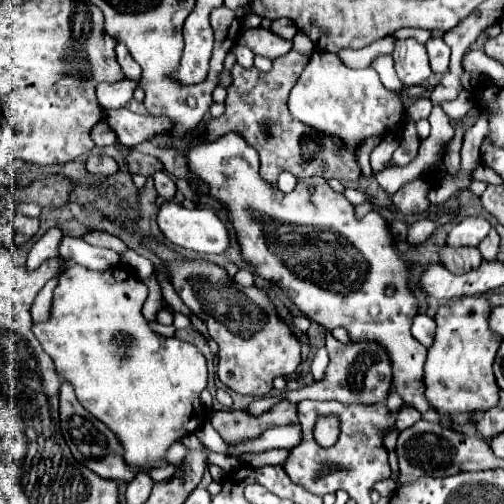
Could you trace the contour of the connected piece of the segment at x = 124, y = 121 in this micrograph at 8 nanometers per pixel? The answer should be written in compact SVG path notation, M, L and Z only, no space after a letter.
M124 107L106 111L104 123L108 123L110 129L114 129L120 145L126 145L126 147L138 145L138 143L142 143L154 135L166 133L170 129L170 121L166 117L136 115Z

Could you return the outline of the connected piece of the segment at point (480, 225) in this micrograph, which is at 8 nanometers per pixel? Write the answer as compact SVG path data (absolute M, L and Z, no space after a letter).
M466 217L456 223L446 239L448 247L476 247L490 231L486 217Z

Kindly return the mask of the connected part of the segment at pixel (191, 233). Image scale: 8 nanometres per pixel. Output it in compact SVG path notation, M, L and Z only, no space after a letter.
M166 201L158 207L156 223L170 243L198 251L198 253L220 255L228 247L228 229L212 209L186 209L174 201Z

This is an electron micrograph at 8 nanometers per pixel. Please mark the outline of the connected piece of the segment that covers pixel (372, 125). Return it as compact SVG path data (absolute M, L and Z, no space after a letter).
M314 51L304 67L298 83L290 91L288 99L290 115L308 127L314 127L326 135L334 135L342 147L358 153L368 137L400 135L406 127L406 109L402 95L382 85L374 67L350 69L334 53Z

